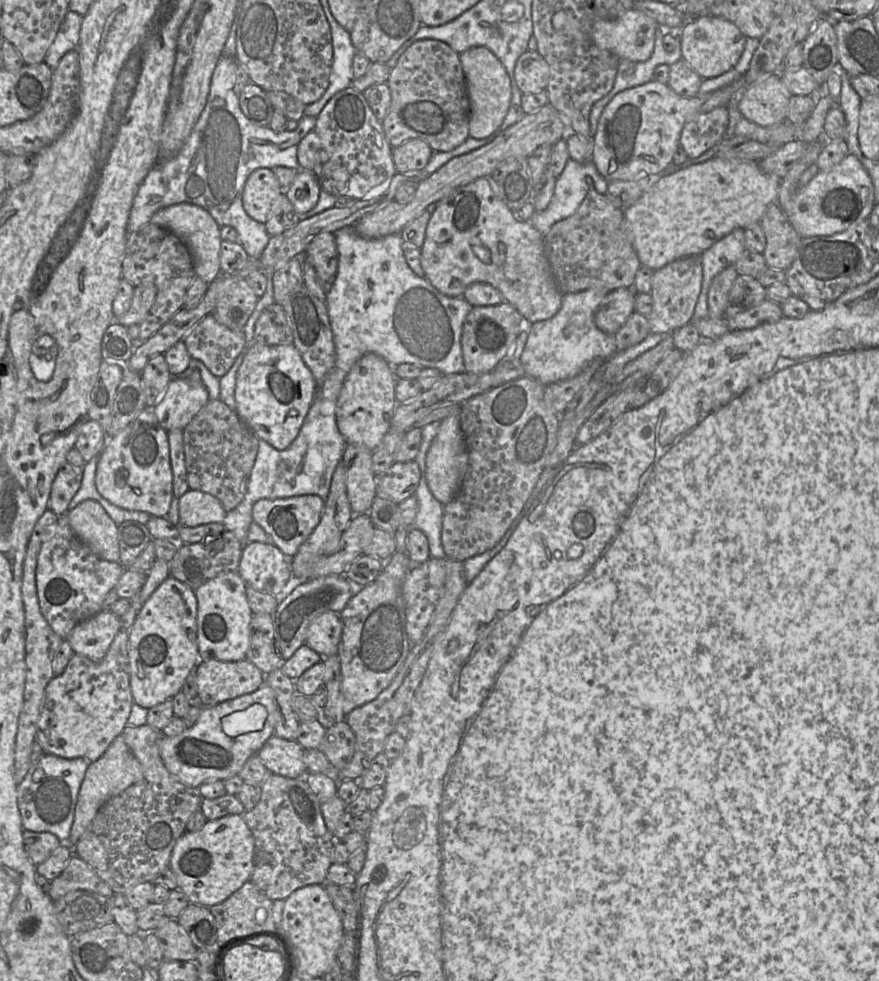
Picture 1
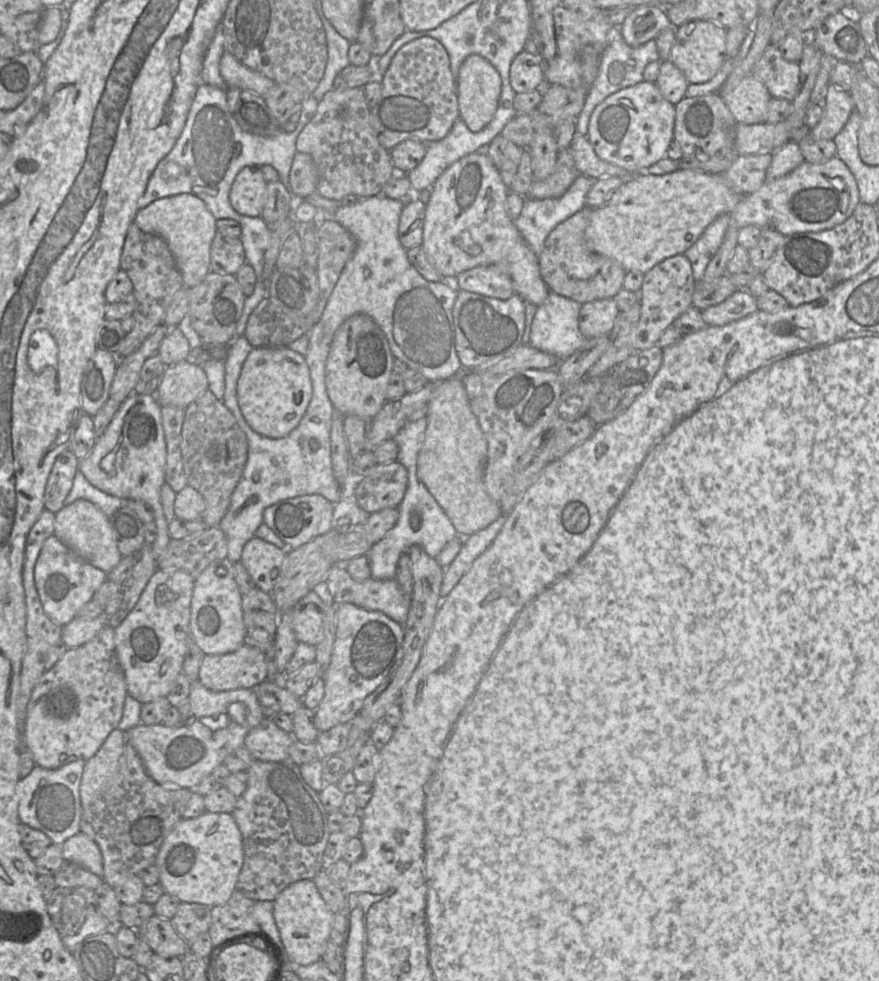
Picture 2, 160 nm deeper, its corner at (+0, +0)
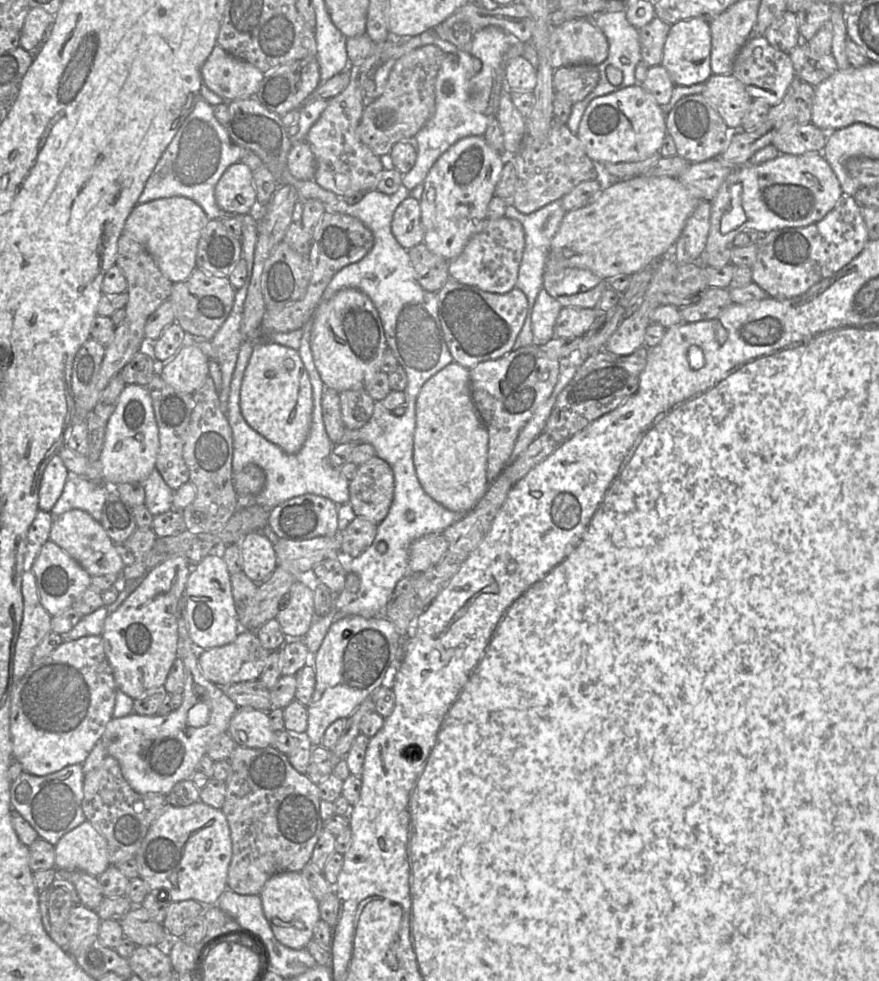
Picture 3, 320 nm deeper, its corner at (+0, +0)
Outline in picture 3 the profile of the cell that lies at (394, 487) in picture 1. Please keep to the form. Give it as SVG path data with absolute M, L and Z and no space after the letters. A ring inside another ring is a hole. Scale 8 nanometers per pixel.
M378 456L359 465L349 482L349 503L354 514L374 524L387 516L393 495L393 470Z

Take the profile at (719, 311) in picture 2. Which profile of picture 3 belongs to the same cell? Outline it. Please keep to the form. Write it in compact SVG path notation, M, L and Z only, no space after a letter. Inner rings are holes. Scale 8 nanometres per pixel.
M707 288L692 304L679 308L683 322L711 320L717 317L725 308L734 304L728 288Z

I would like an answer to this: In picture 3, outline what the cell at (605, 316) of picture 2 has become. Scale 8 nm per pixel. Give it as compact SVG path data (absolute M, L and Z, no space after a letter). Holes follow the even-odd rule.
M562 307L554 326L554 338L581 338L599 315L596 308Z

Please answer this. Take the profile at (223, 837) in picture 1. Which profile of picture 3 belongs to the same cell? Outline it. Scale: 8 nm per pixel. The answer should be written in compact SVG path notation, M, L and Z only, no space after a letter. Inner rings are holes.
M200 800L185 807L168 805L151 826L135 855L139 877L148 884L150 890L160 891L160 900L195 900L203 906L215 905L228 888L227 876L231 858L232 839L227 818L221 809L213 808Z

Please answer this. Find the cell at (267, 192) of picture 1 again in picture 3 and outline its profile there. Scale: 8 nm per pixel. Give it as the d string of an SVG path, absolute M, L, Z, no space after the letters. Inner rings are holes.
M241 161L230 165L215 186L217 205L224 211L254 215L257 202L253 171Z

